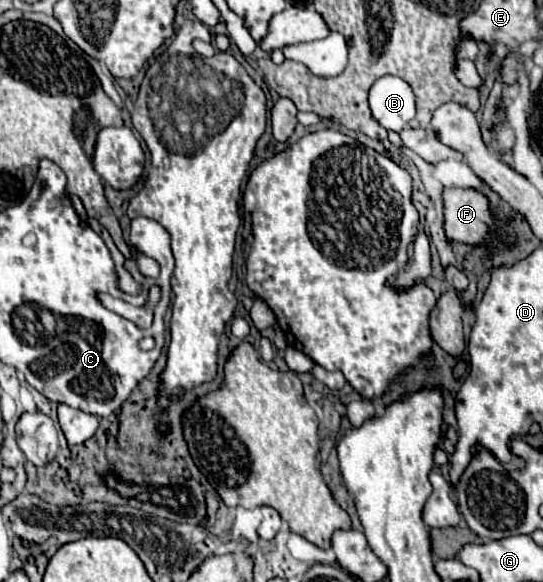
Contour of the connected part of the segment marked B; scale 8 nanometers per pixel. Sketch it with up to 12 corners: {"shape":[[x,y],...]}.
{"shape":[[387,74],[371,86],[369,108],[399,132],[415,116],[415,92]]}

